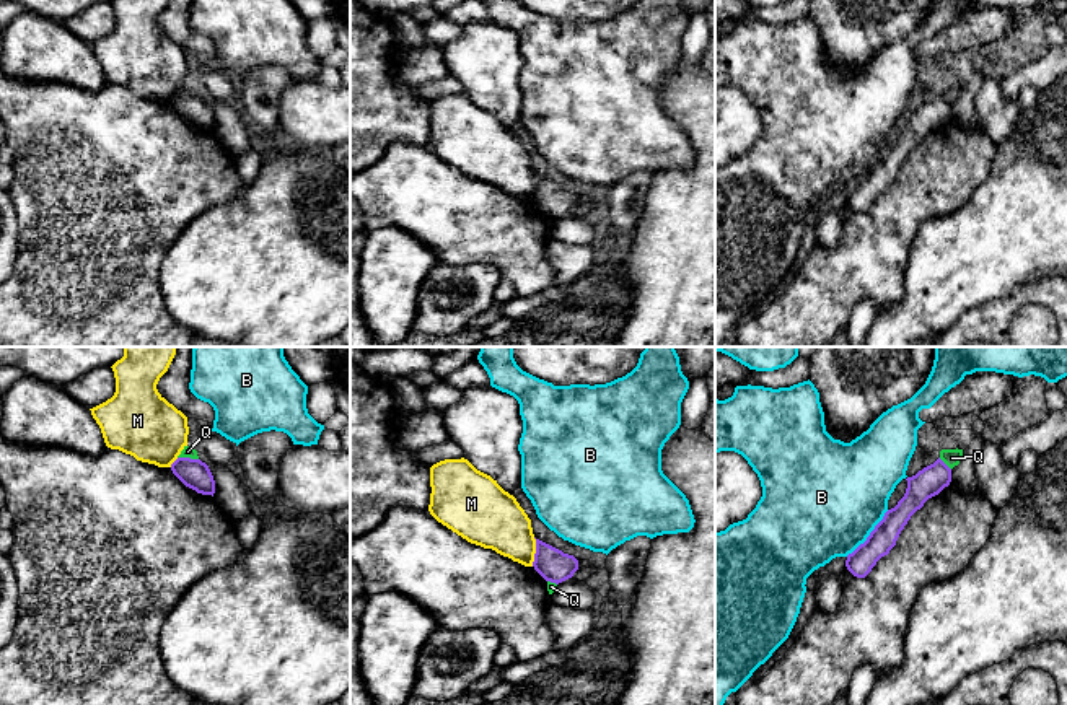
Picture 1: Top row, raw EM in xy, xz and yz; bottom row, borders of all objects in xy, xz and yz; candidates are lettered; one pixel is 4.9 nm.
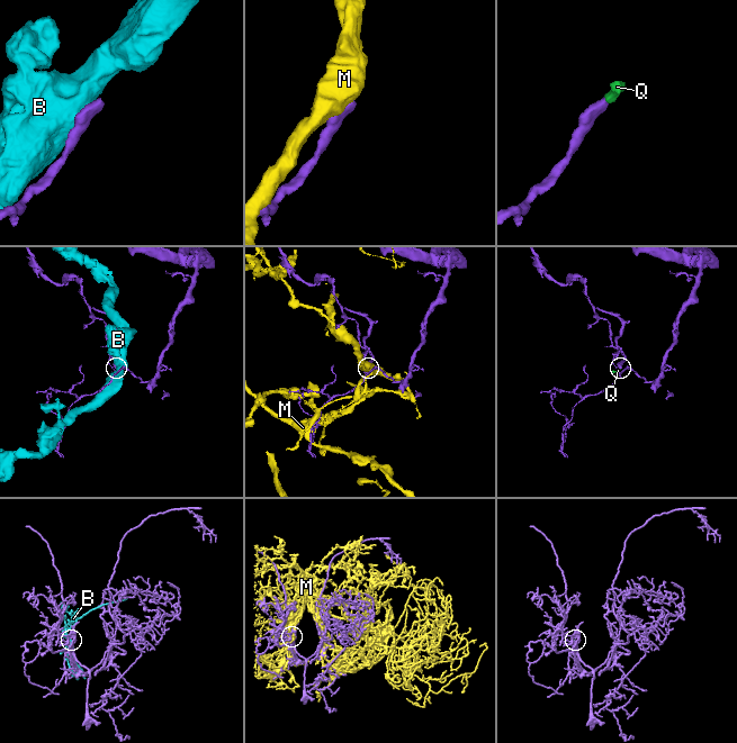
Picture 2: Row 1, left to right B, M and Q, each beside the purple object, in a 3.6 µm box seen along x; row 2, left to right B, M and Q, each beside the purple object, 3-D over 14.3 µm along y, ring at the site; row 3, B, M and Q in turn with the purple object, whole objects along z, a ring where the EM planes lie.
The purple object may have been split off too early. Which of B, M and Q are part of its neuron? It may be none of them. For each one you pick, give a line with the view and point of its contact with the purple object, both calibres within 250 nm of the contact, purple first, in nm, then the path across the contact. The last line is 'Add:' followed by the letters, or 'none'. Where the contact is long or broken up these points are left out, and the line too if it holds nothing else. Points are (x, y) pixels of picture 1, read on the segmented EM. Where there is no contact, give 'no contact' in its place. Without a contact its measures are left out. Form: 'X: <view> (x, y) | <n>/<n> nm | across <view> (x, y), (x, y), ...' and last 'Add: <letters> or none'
Add: none

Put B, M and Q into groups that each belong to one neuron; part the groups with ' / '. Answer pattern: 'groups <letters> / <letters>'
groups B / M / Q

